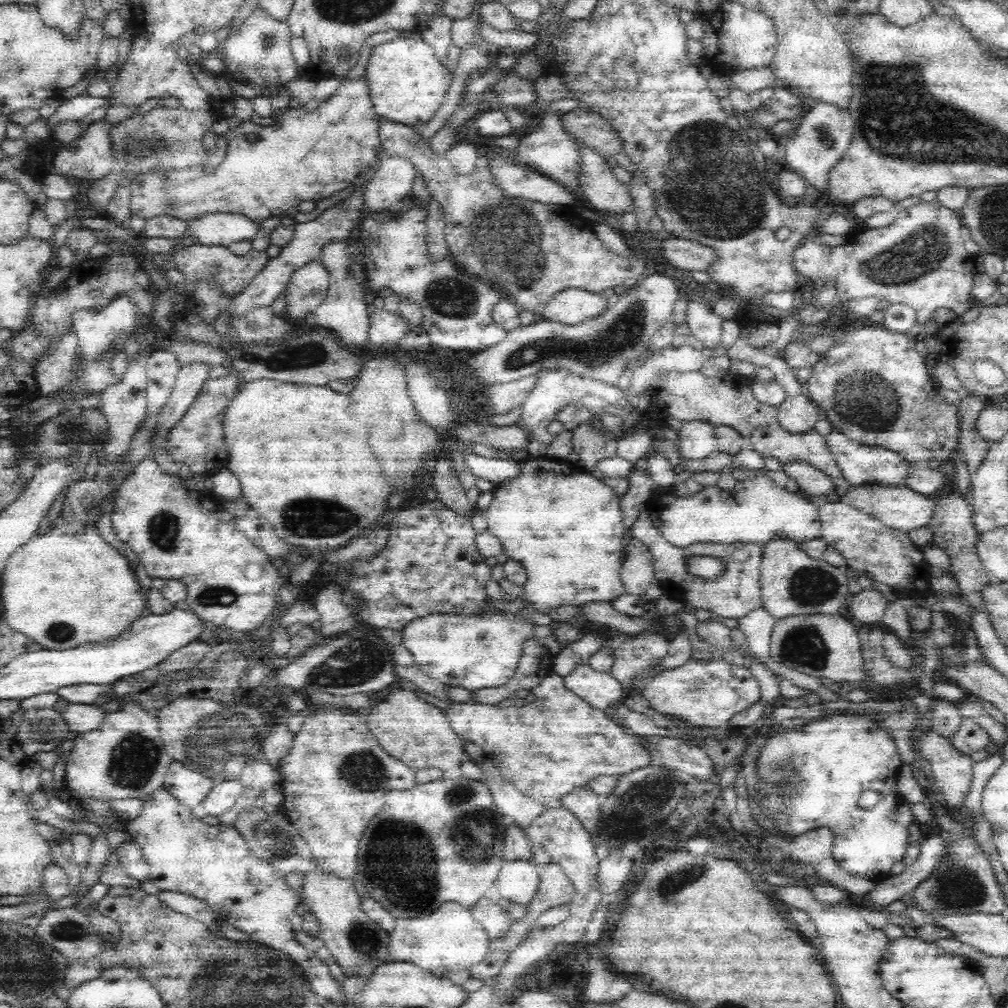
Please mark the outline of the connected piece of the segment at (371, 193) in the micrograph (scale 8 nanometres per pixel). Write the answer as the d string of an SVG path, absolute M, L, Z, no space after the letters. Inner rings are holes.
M400 156L384 157L368 182L364 198L366 212L394 209L406 196L413 197L416 167Z

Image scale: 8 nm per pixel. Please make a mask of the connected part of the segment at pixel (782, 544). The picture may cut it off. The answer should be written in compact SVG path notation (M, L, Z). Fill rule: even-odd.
M780 536L762 545L764 554L760 560L760 589L762 607L778 620L800 614L836 614L848 605L852 595L848 579L842 568L824 562L822 558L810 558L796 542Z

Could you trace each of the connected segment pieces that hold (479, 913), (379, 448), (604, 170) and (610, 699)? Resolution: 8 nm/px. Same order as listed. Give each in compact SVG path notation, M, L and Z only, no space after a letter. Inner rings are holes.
M482 897L470 909L491 941L502 938L513 921L507 911L498 902L494 902L491 897Z
M395 350L385 352L382 356L372 358L363 363L361 365L362 372L358 374L353 383L354 390L349 394L340 394L340 392L335 392L328 386L302 385L300 383L278 382L272 379L256 379L252 382L242 382L239 386L240 392L236 394L235 398L232 398L232 402L230 402L224 413L223 435L225 448L229 454L232 454L228 470L234 472L234 476L240 478L243 499L251 506L254 515L265 518L272 525L278 538L303 548L305 552L316 554L314 558L318 558L320 552L324 553L336 548L343 548L353 538L368 532L374 526L373 522L387 511L390 495L404 487L406 487L407 492L414 488L416 470L422 466L422 462L428 460L426 456L438 456L436 431L432 426L422 421L420 415L416 413L409 396L406 363L396 357L398 353Z
M583 146L579 167L584 199L594 210L613 212L610 217L619 217L626 210L633 211L628 186L618 182L606 159L600 157L592 148Z
M588 664L578 666L570 675L563 677L564 686L596 710L606 710L614 702L622 702L626 696L623 686L610 673L594 671Z

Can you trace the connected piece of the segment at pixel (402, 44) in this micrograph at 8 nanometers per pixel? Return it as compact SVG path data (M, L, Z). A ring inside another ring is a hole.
M405 37L373 47L365 71L363 78L376 115L389 122L416 128L434 117L445 101L453 79L452 70L440 63L427 42Z

